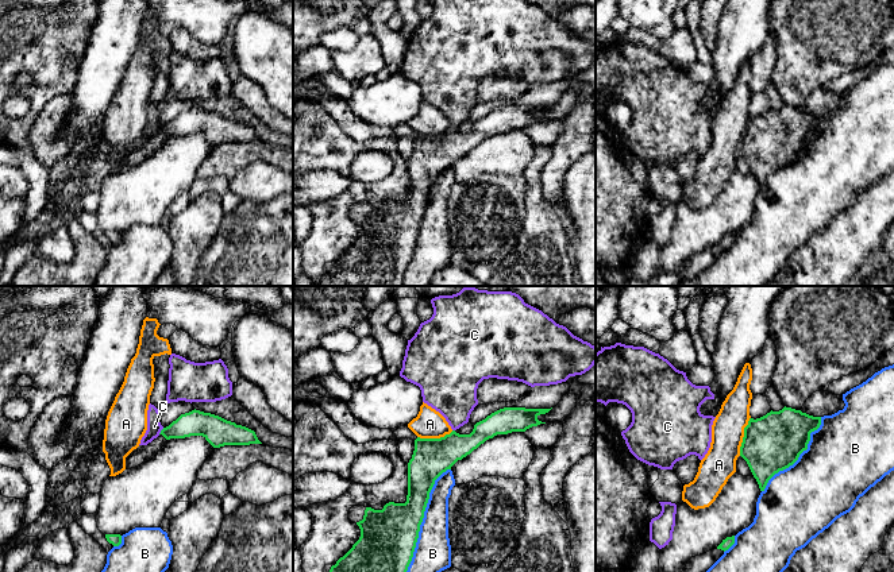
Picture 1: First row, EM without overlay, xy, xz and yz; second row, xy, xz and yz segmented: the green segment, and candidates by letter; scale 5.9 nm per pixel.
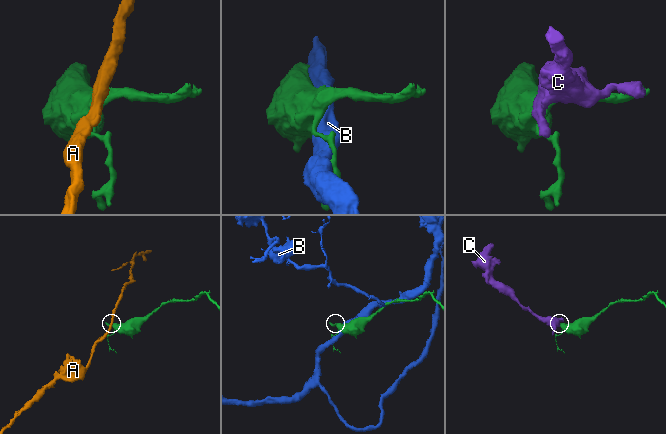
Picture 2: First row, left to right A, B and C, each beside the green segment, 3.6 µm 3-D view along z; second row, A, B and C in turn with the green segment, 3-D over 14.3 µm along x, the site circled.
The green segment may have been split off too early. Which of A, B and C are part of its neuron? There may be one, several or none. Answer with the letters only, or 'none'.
none

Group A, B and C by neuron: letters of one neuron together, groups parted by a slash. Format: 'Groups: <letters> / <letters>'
Groups: A / B / C

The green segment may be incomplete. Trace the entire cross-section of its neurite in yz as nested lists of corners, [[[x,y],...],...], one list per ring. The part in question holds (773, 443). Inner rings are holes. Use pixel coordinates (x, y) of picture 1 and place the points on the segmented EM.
[[[783,407],[760,418],[750,418],[744,428],[740,456],[747,461],[760,491],[768,480],[793,465],[808,449],[810,433],[821,425],[821,417]]]

